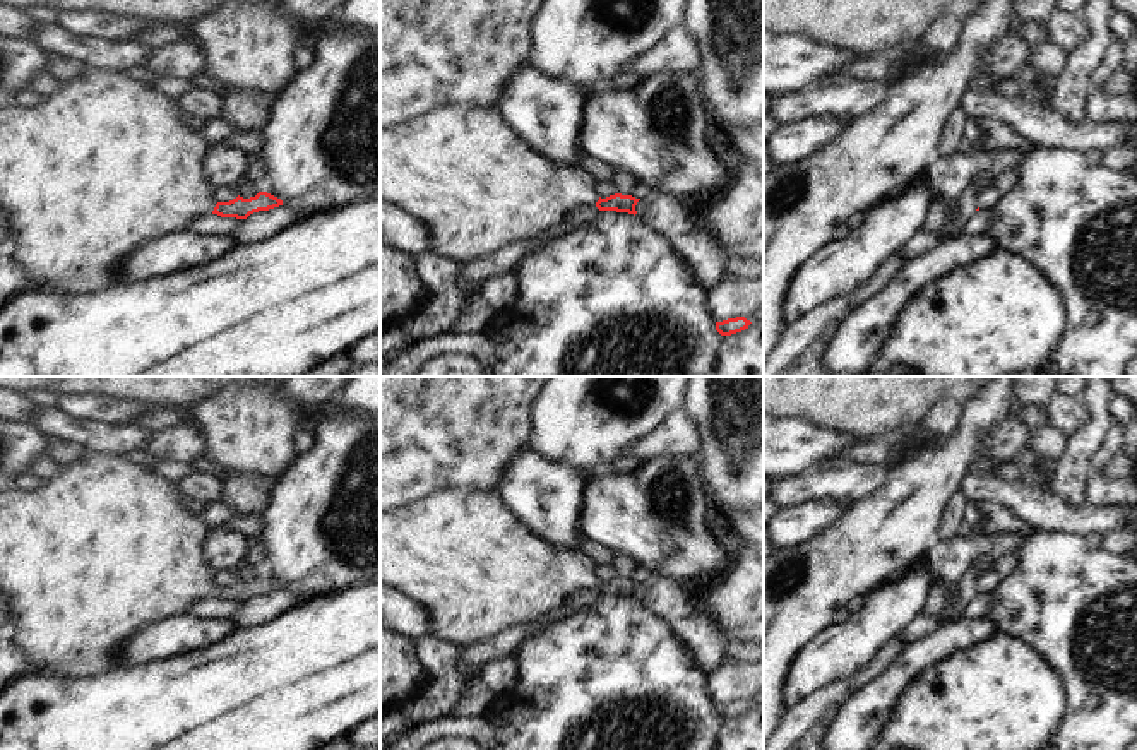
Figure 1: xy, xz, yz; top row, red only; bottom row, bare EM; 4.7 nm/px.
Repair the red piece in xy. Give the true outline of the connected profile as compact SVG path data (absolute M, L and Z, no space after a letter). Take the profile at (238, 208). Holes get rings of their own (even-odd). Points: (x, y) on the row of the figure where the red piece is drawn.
M89 67L29 108L12 101L0 108L0 207L10 226L3 250L24 269L31 284L72 296L104 289L120 283L120 267L137 247L183 233L188 223L205 214L247 219L283 205L267 192L216 202L202 168L209 146L180 122L180 113L178 99L154 94L146 84L125 80L115 70Z

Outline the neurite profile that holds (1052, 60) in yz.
M1045 43L1034 50L1033 63L1039 75L1051 75L1057 80L1069 67L1070 55L1058 45Z

